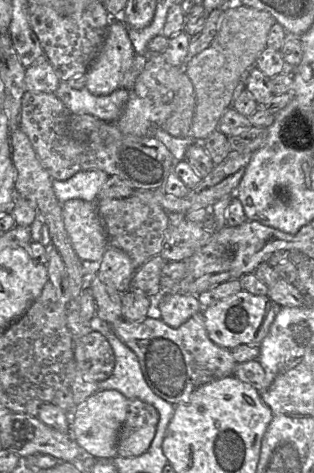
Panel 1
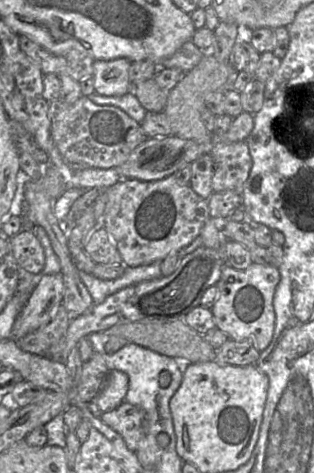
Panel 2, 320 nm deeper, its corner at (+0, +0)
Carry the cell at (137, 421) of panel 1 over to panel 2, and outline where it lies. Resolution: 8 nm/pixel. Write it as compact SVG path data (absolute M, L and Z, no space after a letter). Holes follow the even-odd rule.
M123 401L117 408L101 413L100 419L123 438L128 449L138 450L145 435L145 413L141 408Z

